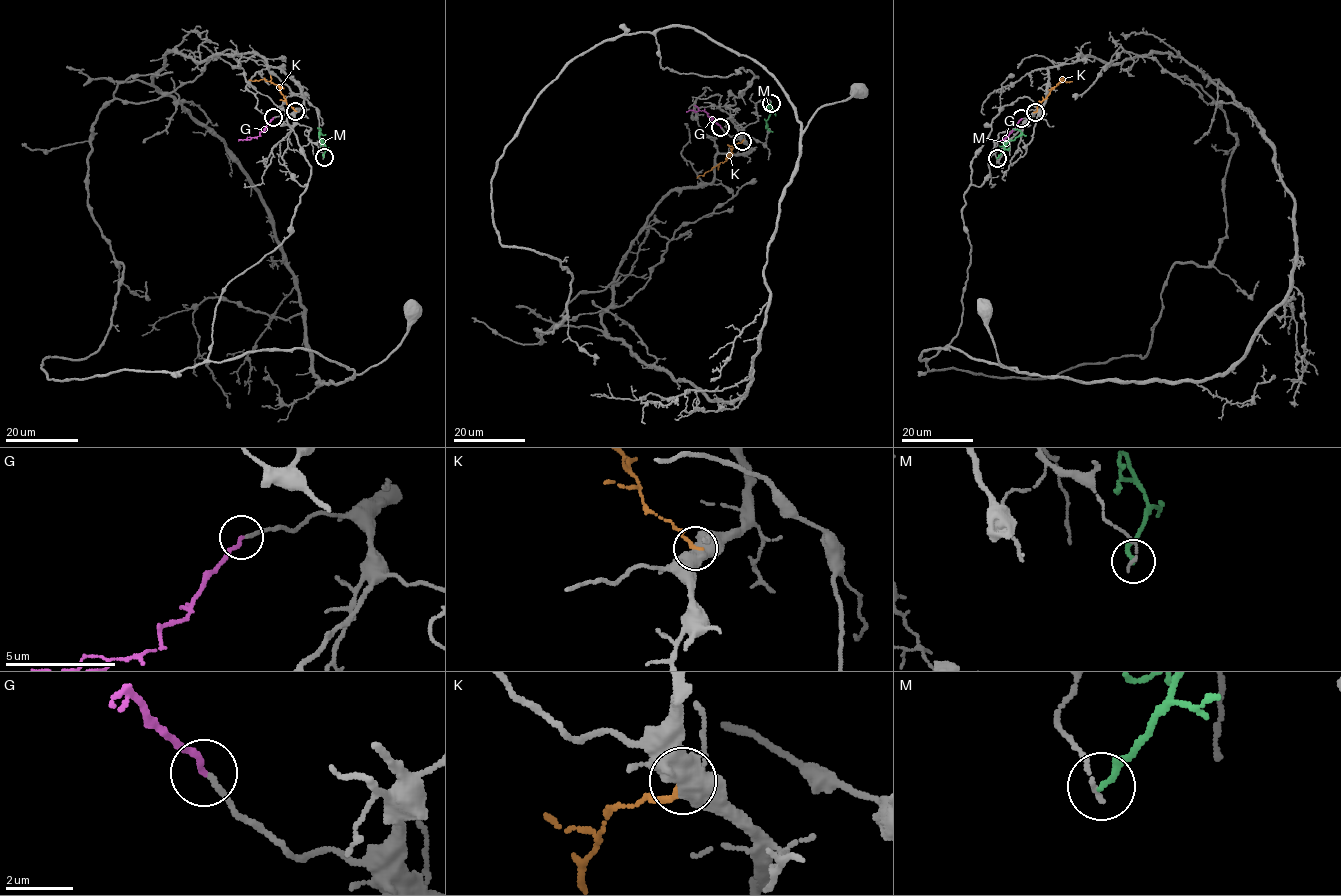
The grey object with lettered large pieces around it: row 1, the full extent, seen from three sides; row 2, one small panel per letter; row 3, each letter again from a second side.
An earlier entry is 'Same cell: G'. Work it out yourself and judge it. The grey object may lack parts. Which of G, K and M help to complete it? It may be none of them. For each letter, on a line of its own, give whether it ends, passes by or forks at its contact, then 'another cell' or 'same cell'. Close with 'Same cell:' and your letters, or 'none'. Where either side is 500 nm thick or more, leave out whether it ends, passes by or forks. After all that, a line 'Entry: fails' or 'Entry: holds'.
G: it ends; same cell
K: another cell
M: it ends; another cell
Same cell: G
Entry: holds

